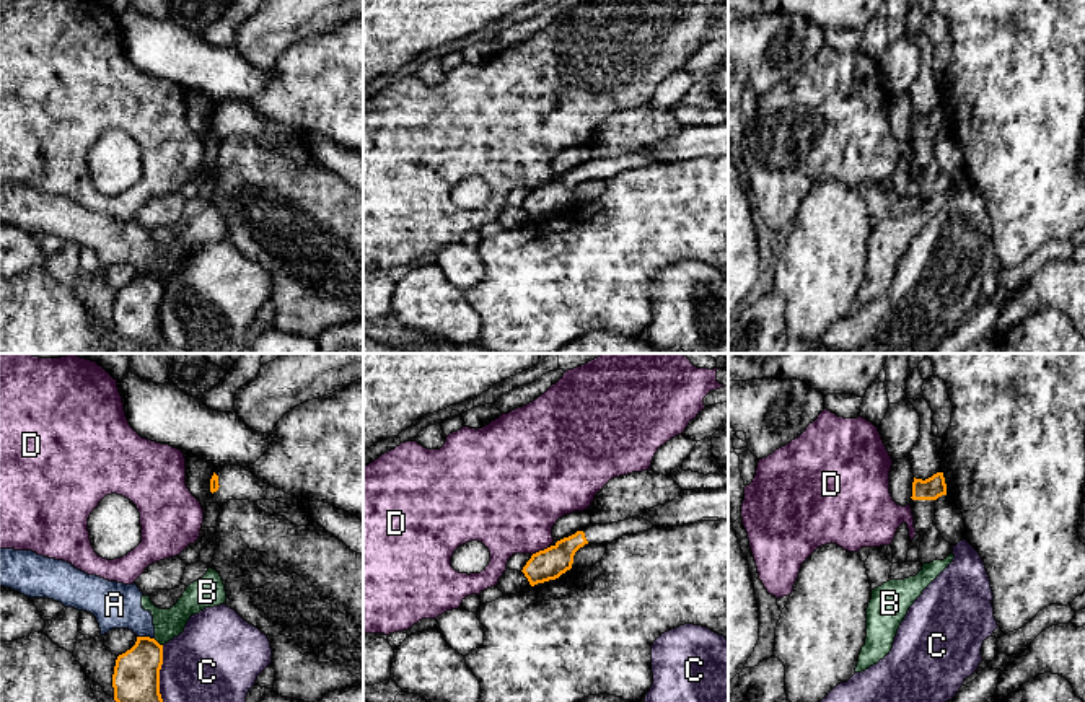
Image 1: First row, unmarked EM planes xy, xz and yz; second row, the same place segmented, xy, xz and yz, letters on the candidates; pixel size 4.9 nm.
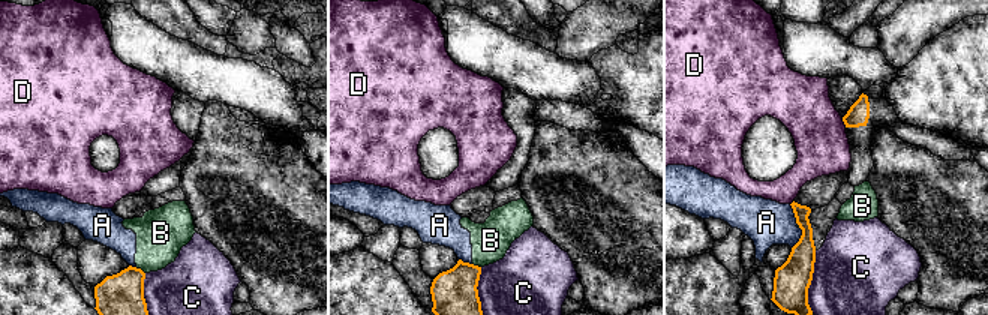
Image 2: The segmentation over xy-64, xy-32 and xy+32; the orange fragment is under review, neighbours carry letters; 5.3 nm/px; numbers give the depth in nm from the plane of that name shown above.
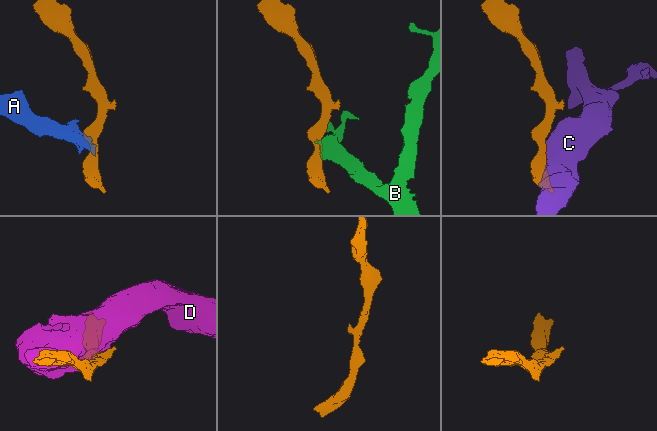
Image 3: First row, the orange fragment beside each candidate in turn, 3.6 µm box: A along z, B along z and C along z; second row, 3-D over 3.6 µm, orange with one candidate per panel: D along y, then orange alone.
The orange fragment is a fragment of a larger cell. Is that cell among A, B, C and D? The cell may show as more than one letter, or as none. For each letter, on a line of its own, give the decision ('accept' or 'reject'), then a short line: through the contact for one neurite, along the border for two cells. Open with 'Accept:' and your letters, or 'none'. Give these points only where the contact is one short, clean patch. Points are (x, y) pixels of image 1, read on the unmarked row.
Accept: none
A: reject; line xy (137, 271), (153, 274)
B: reject; line xy (153, 274), (162, 280)
C: reject
D: reject

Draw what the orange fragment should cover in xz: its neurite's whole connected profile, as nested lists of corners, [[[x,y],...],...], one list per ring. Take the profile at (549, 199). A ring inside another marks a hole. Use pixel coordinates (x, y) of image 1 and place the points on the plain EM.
[[[635,151],[609,160],[590,160],[583,166],[557,176],[554,181],[539,186],[523,202],[529,220],[544,218],[559,213],[572,204],[575,187],[585,179],[611,179],[613,176],[655,163],[650,156]]]

